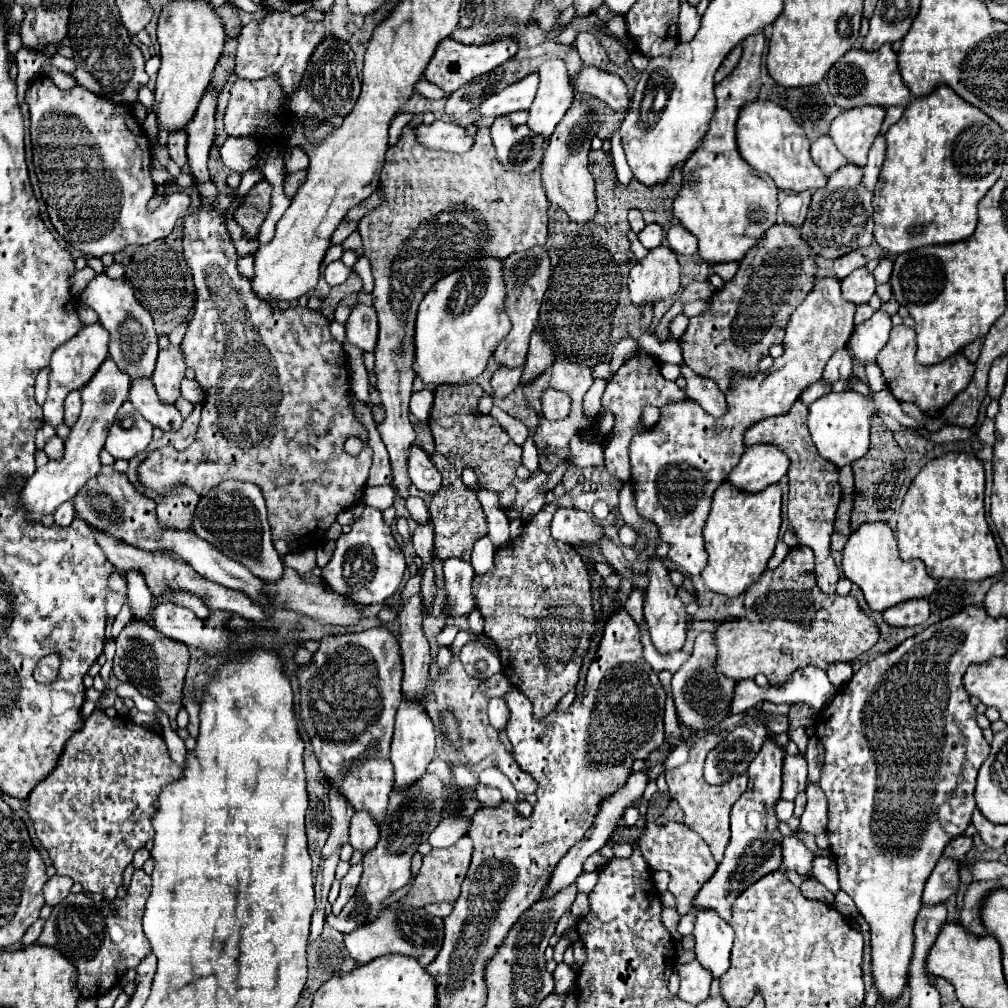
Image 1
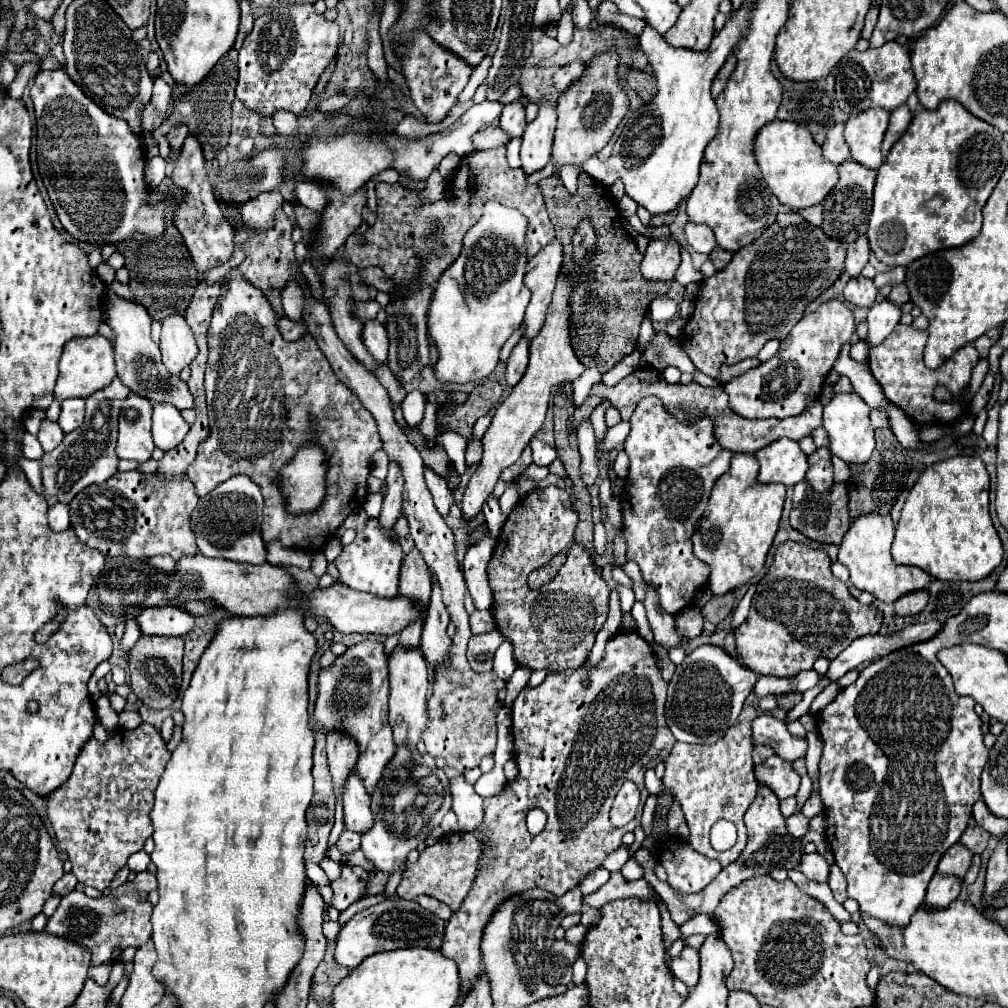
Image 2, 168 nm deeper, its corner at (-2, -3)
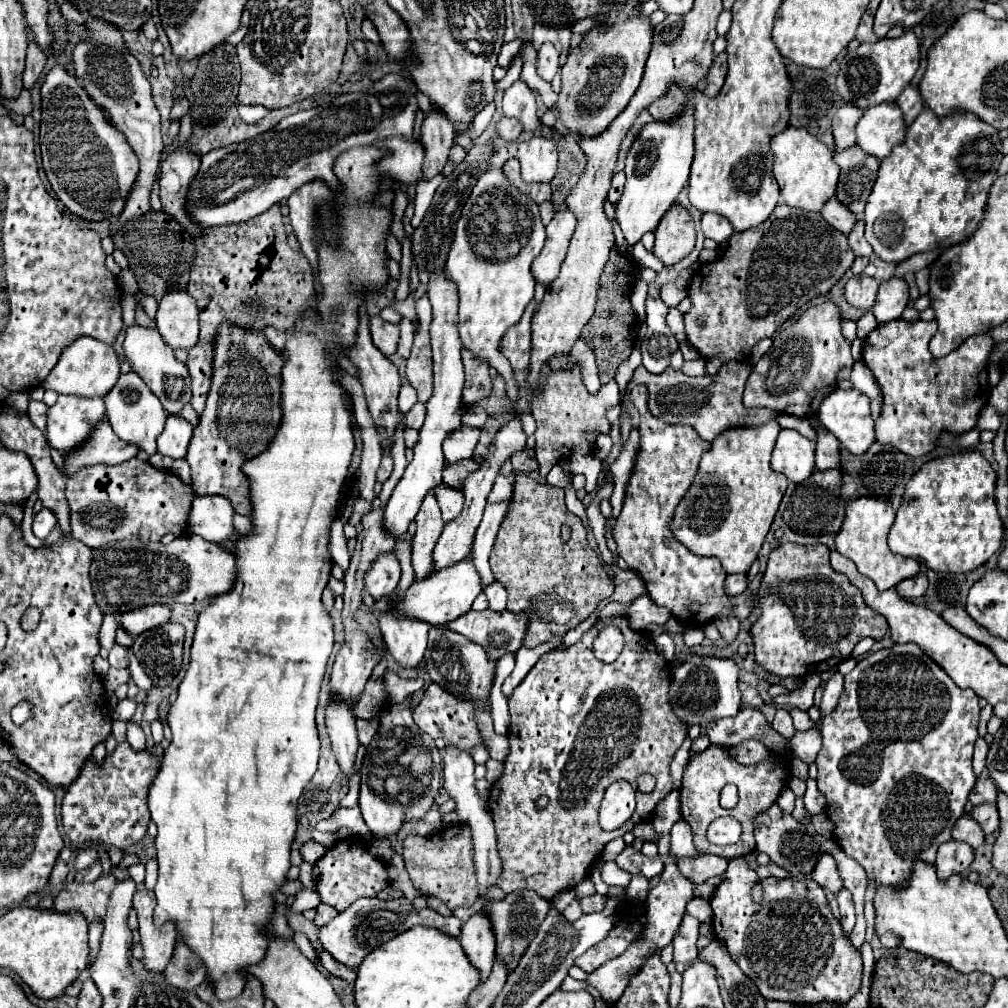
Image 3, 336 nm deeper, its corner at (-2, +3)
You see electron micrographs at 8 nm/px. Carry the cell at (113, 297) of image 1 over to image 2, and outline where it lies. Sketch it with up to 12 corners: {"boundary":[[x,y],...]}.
{"boundary":[[109,295],[117,377],[133,393],[191,409],[187,383],[169,379],[151,317]]}

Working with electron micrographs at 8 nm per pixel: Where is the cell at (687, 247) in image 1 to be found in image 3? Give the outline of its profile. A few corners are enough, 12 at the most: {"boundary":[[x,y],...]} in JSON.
{"boundary":[[715,213],[701,217],[707,239],[721,243],[733,235],[729,221]]}

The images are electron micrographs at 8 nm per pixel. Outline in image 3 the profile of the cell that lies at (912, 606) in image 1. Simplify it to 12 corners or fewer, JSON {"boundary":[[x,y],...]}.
{"boundary":[[915,575],[901,581],[895,591],[903,599],[923,597],[927,577]]}

